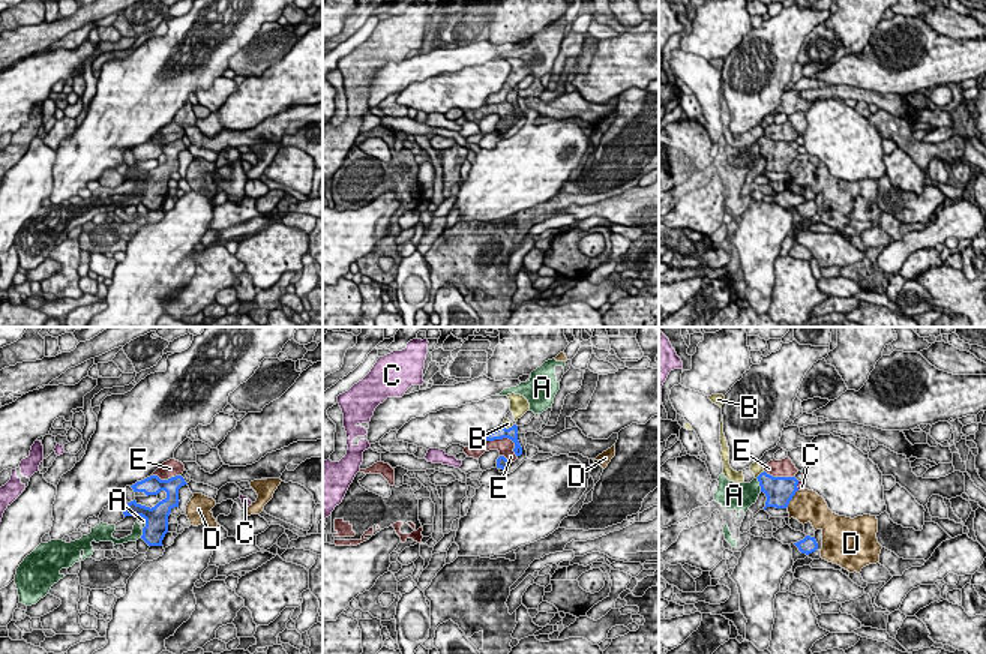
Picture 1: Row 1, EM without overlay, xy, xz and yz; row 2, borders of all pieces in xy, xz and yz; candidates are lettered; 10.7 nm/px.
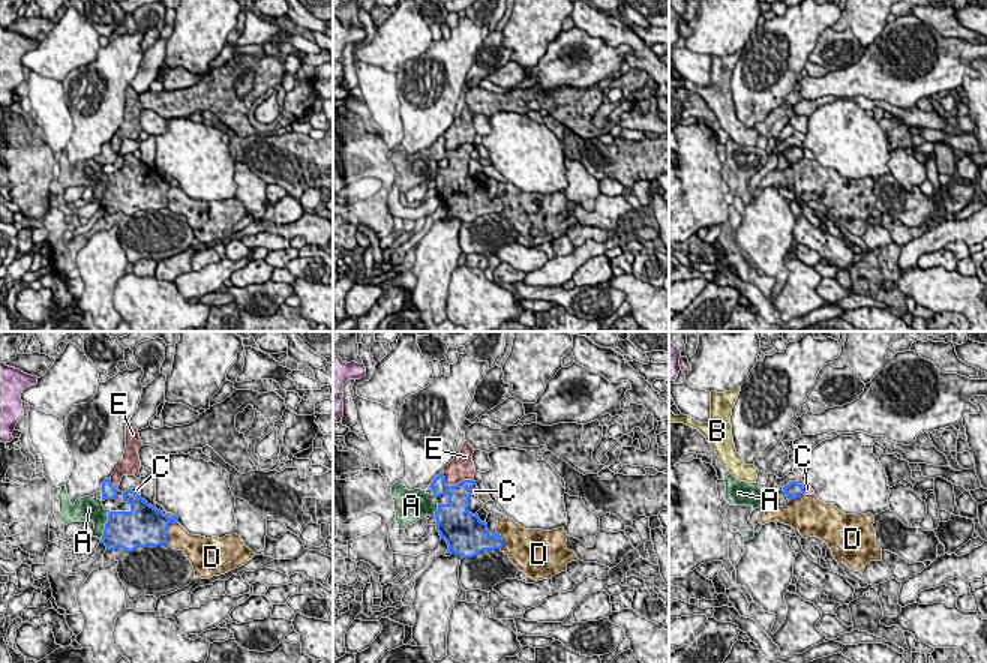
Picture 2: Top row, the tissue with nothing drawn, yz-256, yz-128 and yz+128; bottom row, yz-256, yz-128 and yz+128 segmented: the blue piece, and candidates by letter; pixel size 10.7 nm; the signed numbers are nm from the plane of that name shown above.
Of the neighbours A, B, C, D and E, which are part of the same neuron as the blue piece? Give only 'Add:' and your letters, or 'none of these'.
Add: B

